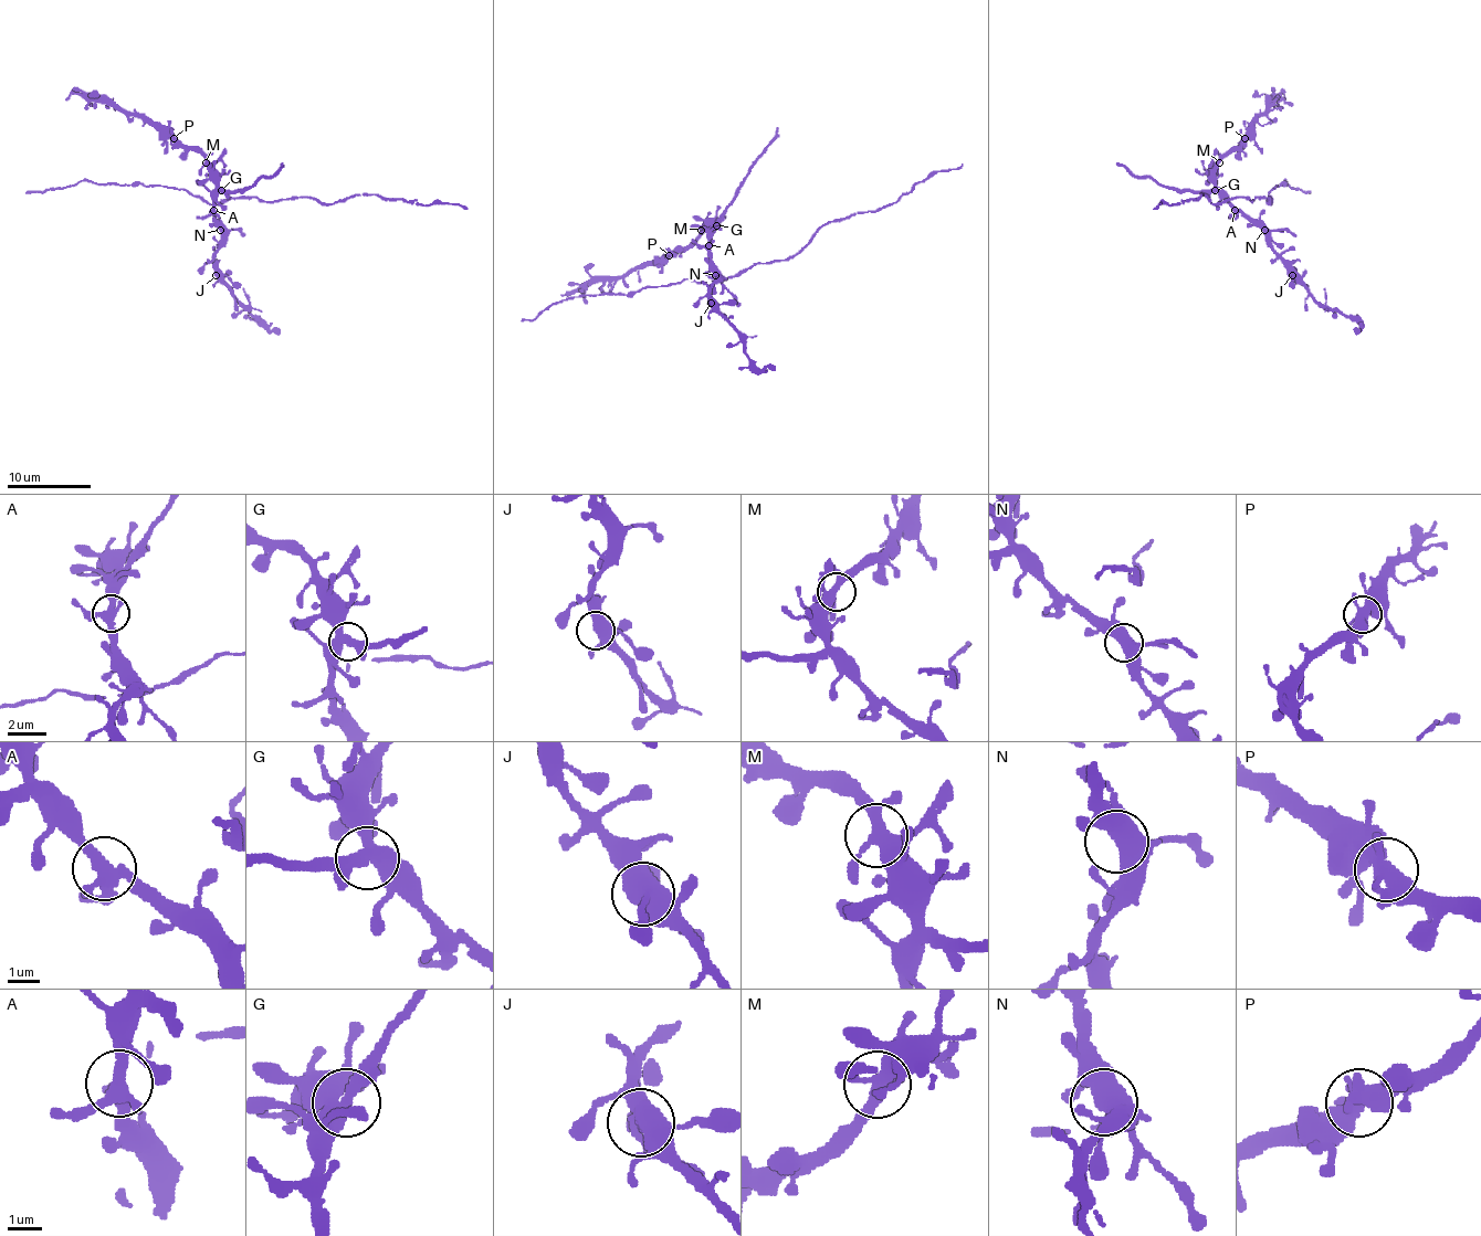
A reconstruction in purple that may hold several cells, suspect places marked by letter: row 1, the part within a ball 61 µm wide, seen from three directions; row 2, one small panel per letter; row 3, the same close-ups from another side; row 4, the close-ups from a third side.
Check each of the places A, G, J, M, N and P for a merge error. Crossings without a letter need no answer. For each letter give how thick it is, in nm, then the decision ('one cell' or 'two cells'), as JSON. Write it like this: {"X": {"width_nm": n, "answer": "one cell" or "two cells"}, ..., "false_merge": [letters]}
{"A": {"width_nm": 360, "answer": "one cell"}, "G": {"width_nm": 400, "answer": "two cells"}, "J": {"width_nm": 460, "answer": "one cell"}, "M": {"width_nm": 360, "answer": "one cell"}, "N": {"width_nm": 480, "answer": "one cell"}, "P": {"width_nm": 420, "answer": "one cell"}, "false_merge": ["G"]}

